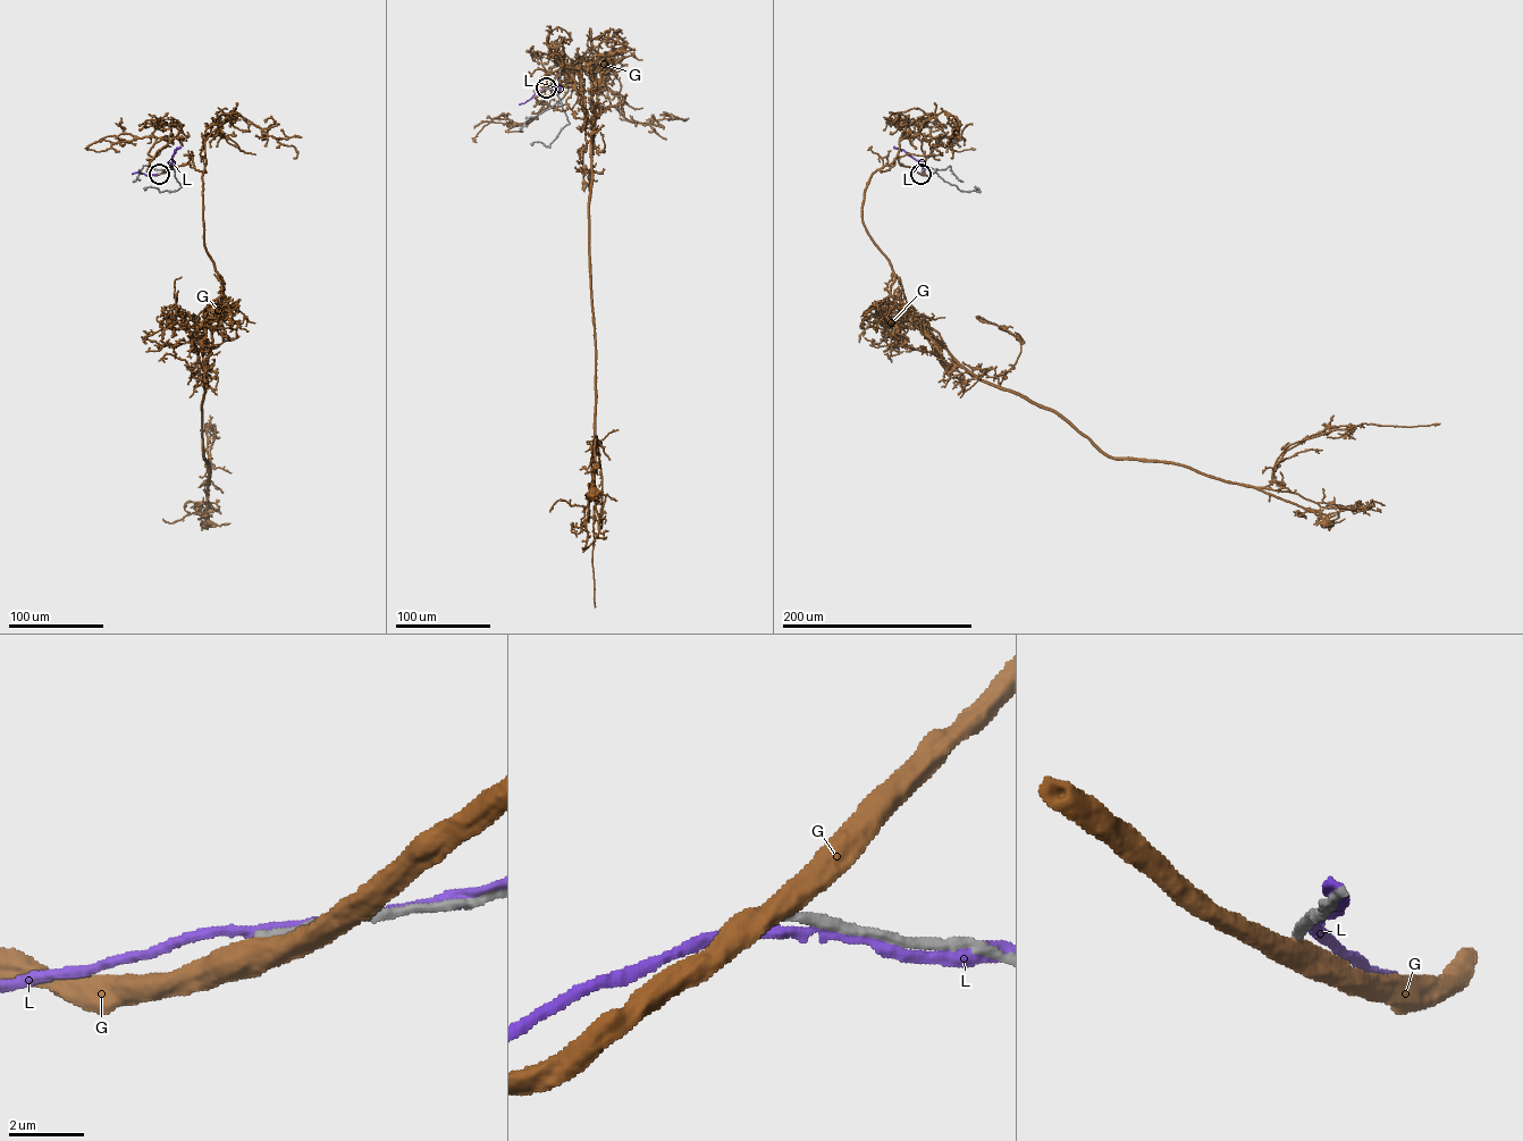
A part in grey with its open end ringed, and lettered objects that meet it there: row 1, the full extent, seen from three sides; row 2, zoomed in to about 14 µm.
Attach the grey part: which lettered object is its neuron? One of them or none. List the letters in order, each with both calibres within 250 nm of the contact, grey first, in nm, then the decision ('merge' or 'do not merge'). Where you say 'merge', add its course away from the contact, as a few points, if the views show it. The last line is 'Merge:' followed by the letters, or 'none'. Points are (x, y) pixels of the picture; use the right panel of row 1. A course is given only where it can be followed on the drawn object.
G: 260 nm thick on the grey side, 500 nm on the other; do not merge
L: 280 nm thick on the grey side, 280 nm on the other; do not merge
Merge: none

